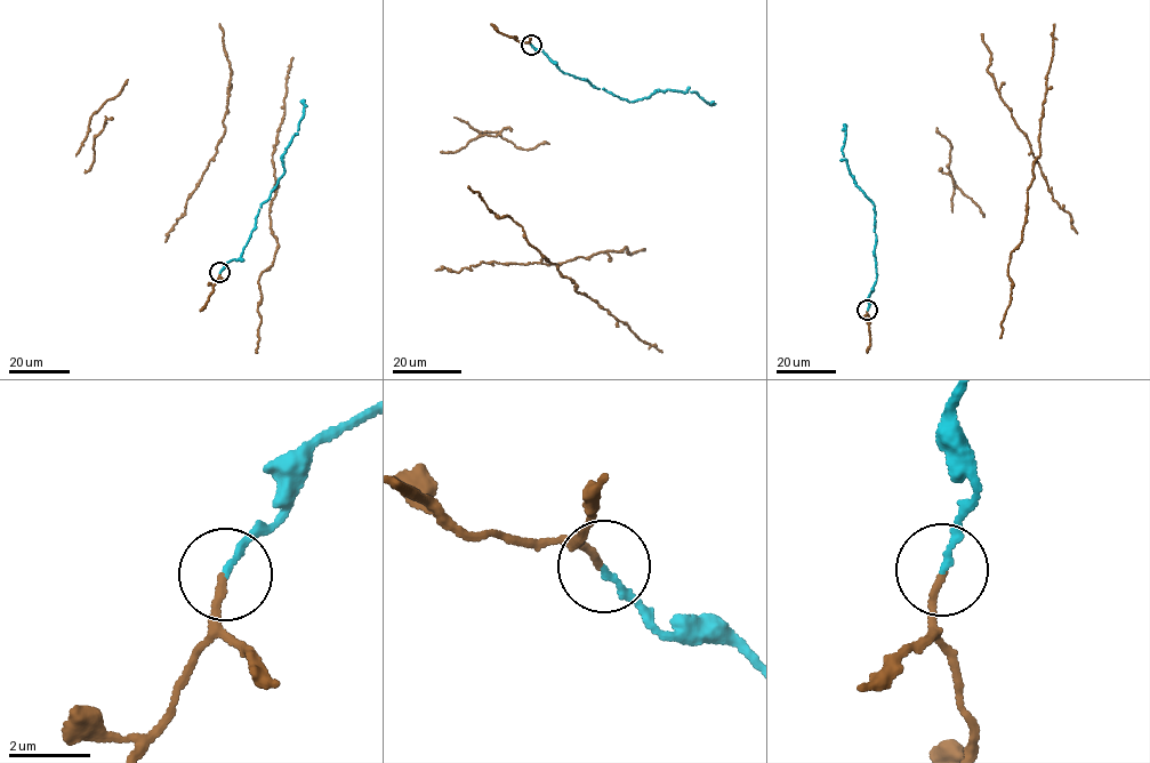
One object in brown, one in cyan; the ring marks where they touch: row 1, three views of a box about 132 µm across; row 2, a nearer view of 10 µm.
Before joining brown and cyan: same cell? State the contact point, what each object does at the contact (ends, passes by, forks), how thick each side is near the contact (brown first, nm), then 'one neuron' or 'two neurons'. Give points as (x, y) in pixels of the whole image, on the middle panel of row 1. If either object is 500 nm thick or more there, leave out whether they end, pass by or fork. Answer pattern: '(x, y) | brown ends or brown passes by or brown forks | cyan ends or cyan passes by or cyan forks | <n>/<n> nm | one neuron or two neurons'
(531, 45) | brown ends | cyan ends | 170/150 nm | one neuron

